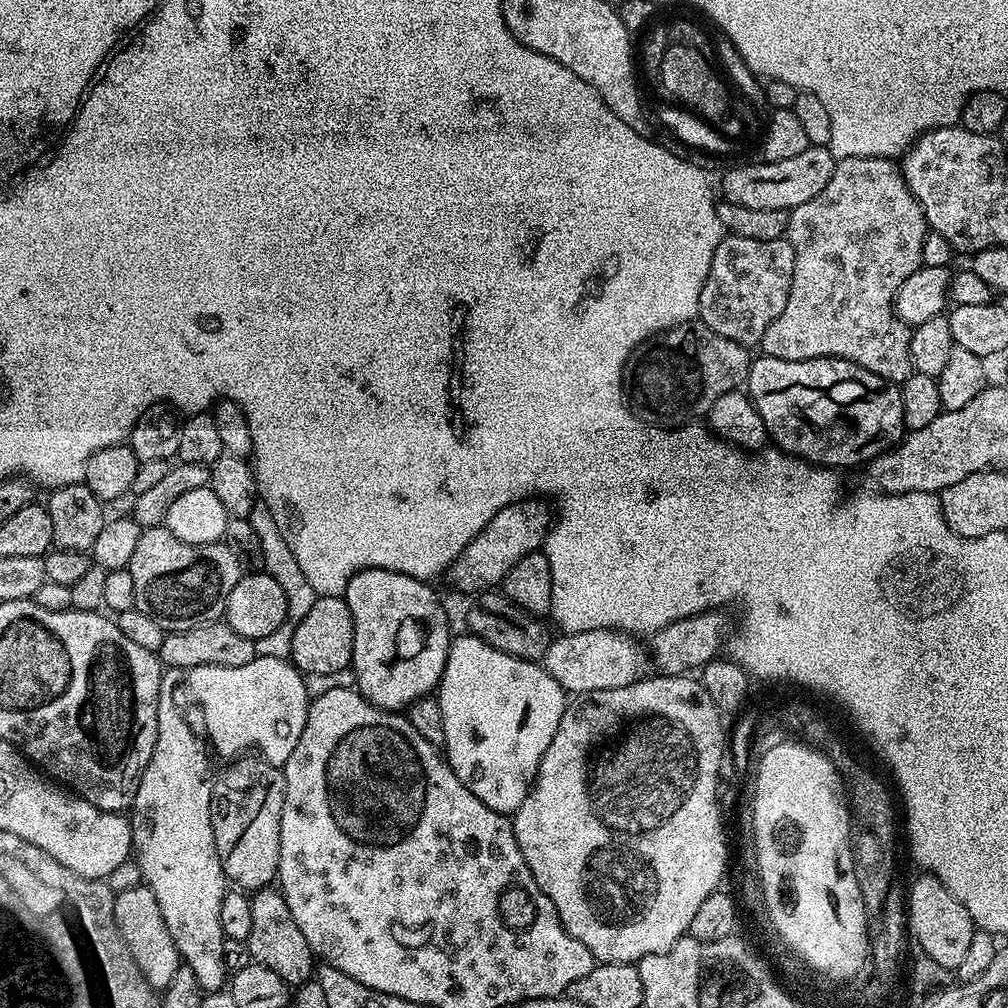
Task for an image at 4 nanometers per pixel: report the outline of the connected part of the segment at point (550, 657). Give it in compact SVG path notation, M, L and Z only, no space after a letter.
M611 628L560 634L550 642L542 667L568 694L630 686L636 680L643 680L650 668L649 653L636 640L639 639L635 635Z

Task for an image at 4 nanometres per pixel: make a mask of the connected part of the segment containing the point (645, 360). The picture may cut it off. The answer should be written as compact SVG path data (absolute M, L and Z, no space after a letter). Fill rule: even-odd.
M699 318L674 326L667 332L659 333L655 339L643 340L641 344L636 345L633 352L628 353L622 377L627 403L639 420L647 420L661 426L681 418L707 417L714 402L718 402L722 394L737 391L747 381L748 367L754 359L753 353L748 352L751 351L745 345L730 338L722 338L722 334L714 334L714 330L710 330L710 326L703 324Z

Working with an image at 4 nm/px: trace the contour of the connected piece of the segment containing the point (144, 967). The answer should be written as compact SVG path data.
M141 886L134 890L122 890L115 893L114 918L120 931L120 937L126 942L134 962L146 978L150 987L163 990L176 976L182 967L180 952L176 949L174 938L170 938L170 930L162 918L162 910L158 906L158 898L154 898L151 888Z

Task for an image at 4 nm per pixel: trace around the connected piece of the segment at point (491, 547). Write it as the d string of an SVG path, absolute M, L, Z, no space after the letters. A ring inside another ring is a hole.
M525 498L508 504L486 522L483 530L462 550L459 558L452 563L450 575L452 580L464 592L483 594L497 586L503 585L506 574L526 554L541 551L554 524L554 516L549 505L540 498Z

